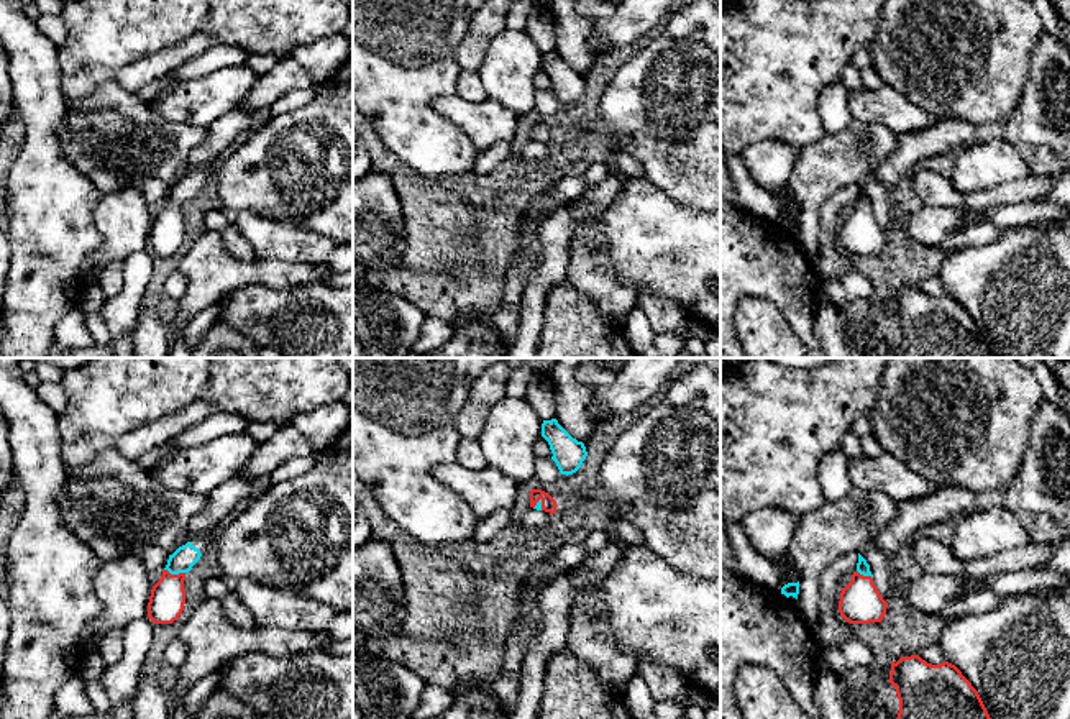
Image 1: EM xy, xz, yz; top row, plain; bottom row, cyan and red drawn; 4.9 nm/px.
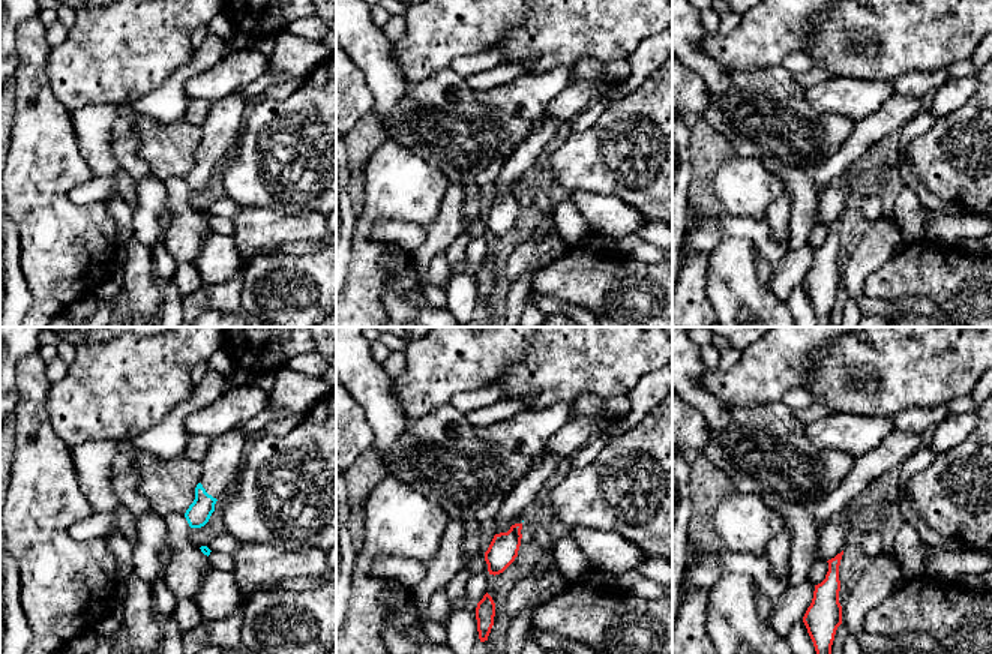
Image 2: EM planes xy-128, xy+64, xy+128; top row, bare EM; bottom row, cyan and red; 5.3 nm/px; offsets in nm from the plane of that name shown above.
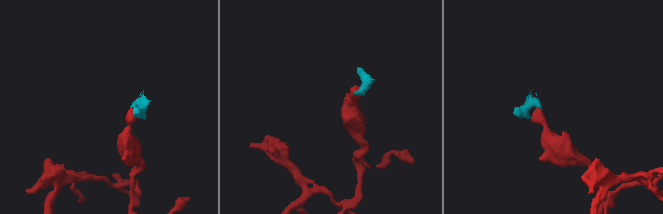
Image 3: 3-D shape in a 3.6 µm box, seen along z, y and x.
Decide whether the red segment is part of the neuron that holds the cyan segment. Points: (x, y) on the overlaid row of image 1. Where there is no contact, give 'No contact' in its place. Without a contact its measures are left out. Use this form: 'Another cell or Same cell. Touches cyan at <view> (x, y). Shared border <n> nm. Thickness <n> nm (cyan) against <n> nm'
Same cell. Touches cyan at xy (174, 573). Shared border 110 nm. Thickness 120 nm (cyan) against 180 nm

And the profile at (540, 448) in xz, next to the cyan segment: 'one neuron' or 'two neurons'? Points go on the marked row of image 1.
two neurons

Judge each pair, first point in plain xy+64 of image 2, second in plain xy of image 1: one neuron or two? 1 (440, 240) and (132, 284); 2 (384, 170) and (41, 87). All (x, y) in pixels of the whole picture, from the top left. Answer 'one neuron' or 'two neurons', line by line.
1: two neurons
2: one neuron

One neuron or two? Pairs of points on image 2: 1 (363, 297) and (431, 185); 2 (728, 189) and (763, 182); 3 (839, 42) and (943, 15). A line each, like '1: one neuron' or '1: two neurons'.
1: one neuron
2: one neuron
3: one neuron

